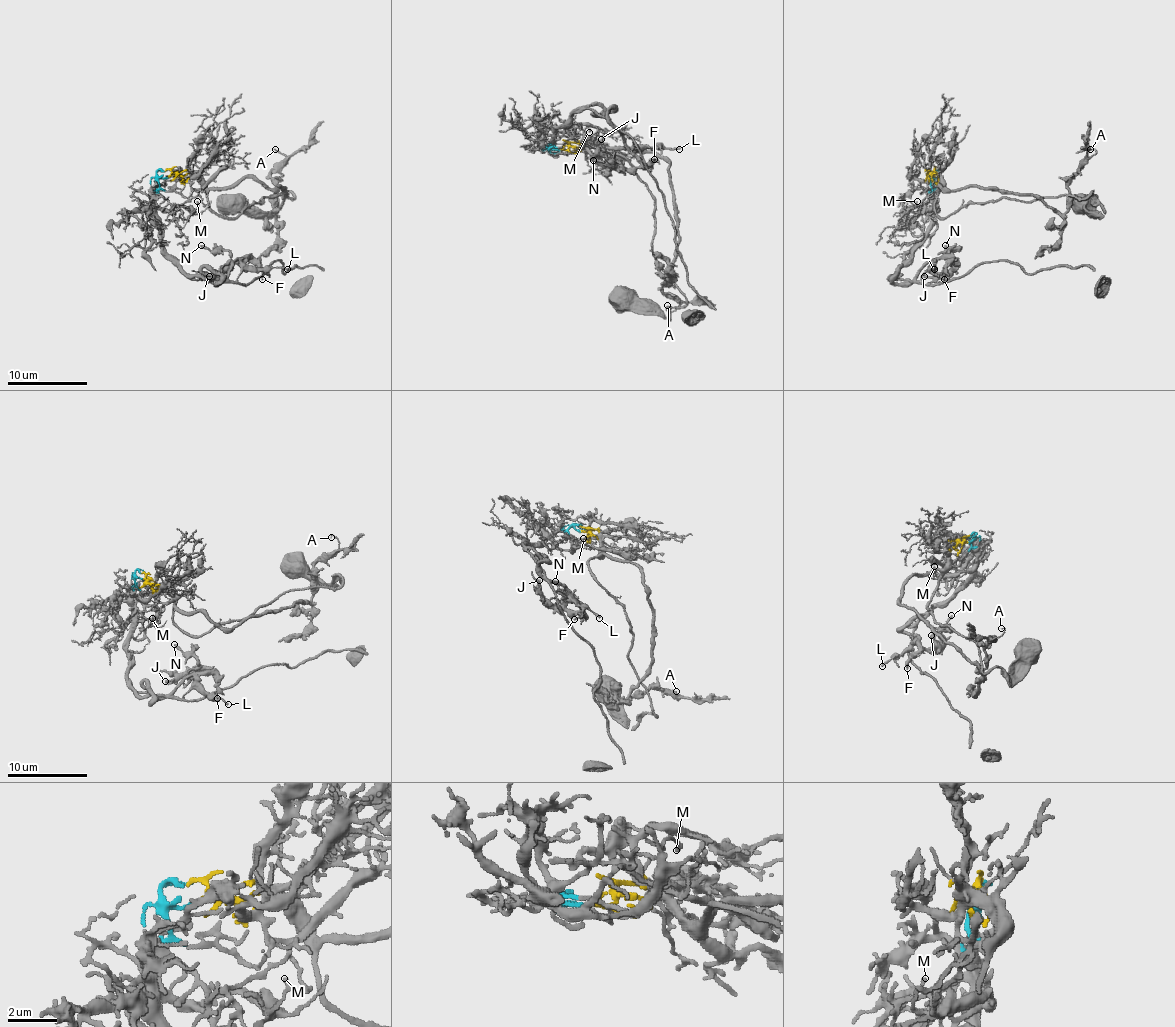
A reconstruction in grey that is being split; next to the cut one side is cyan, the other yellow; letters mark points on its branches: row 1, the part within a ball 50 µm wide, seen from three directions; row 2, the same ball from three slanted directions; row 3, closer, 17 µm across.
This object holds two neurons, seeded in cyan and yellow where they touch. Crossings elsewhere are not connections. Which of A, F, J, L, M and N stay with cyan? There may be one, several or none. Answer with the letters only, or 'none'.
F, J, L, M, N

